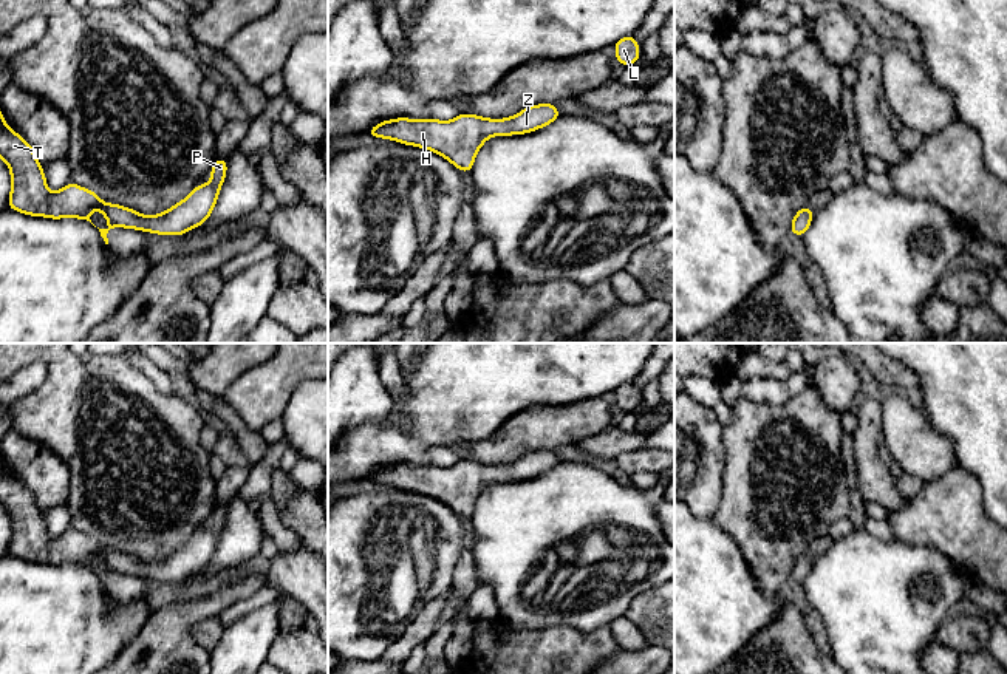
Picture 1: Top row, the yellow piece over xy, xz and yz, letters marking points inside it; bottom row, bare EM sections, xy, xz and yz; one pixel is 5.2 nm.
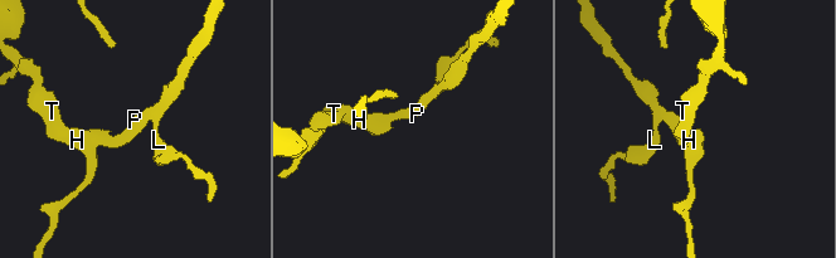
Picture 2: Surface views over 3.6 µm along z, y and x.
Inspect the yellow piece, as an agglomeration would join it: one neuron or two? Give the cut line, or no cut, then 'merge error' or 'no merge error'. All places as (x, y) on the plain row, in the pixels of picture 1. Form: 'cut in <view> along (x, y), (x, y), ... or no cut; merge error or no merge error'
no cut; no merge error

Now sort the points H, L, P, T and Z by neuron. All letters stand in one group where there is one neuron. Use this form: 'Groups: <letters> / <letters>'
Groups: H L P T Z

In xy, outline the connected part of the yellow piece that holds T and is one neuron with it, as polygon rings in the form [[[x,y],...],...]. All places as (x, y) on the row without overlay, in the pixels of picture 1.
[[[2,458],[0,504],[11,518],[9,555],[32,563],[53,566],[71,563],[90,569],[90,560],[97,555],[108,567],[107,575],[99,575],[105,591],[108,591],[107,580],[113,574],[175,583],[204,570],[217,550],[227,516],[227,507],[217,506],[210,515],[212,526],[209,529],[196,532],[169,557],[147,563],[119,550],[104,549],[93,536],[73,529],[57,538],[49,538],[34,495],[3,467]]]

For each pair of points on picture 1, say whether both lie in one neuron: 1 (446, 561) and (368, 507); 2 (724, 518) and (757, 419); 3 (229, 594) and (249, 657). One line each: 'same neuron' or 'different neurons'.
1: same neuron
2: same neuron
3: different neurons

